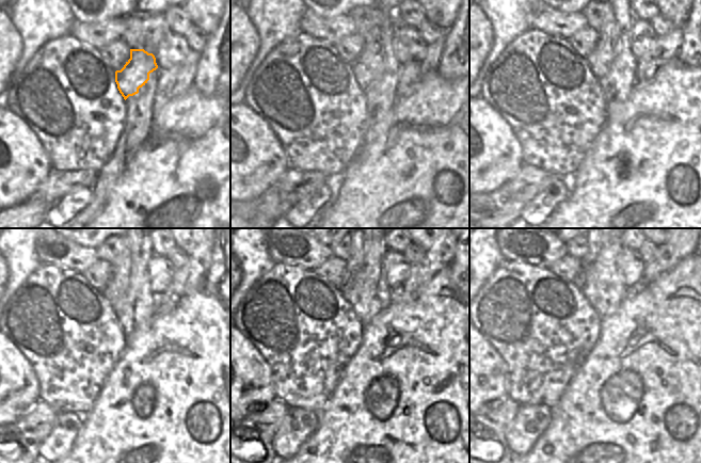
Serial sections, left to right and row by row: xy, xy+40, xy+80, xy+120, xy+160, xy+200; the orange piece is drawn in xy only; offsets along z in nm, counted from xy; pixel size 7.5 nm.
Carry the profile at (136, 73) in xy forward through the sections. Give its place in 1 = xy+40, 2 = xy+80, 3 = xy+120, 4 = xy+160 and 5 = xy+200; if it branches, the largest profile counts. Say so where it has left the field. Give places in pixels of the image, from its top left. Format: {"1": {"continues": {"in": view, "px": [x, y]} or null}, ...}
{"1": {"continues": {"in": "xy+40", "px": [367, 68]}}, "2": {"continues": {"in": "xy+80", "px": [600, 61]}}, "3": {"continues": {"in": "xy+120", "px": [117, 285]}}, "4": {"continues": {"in": "xy+160", "px": [357, 253]}}, "5": {"continues": {"in": "xy+200", "px": [593, 251]}}}

